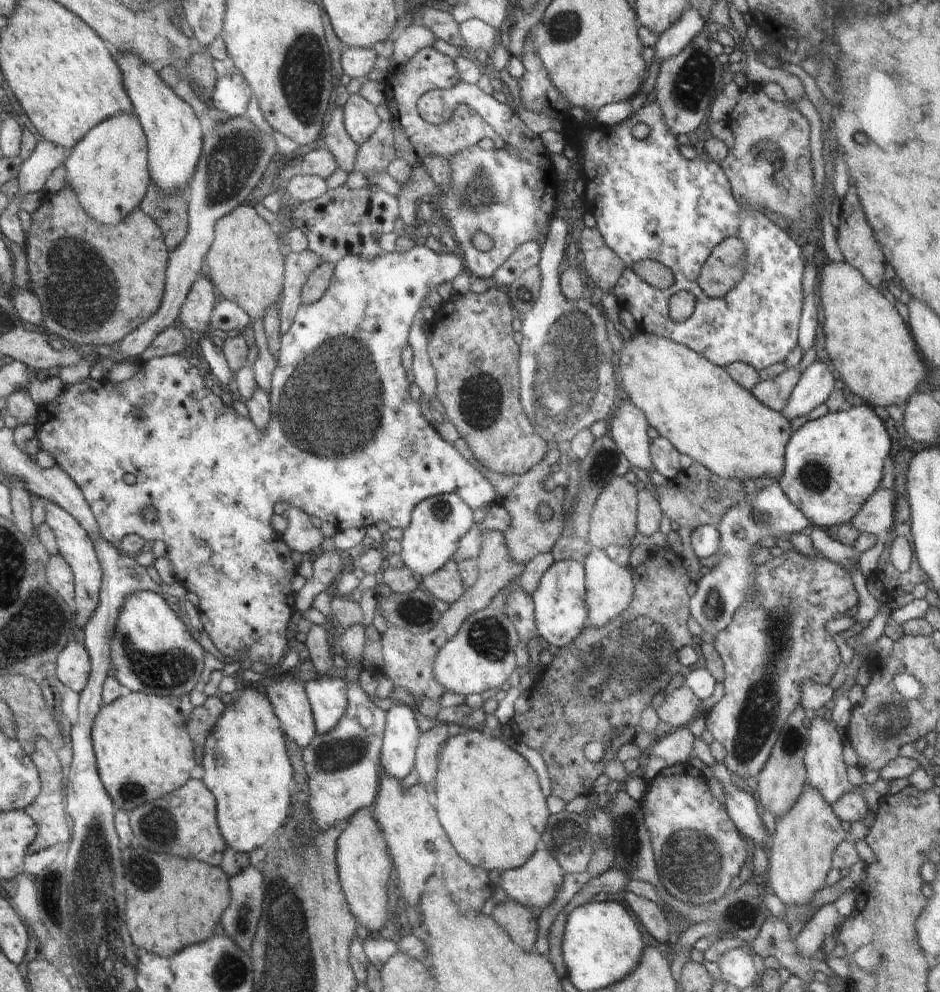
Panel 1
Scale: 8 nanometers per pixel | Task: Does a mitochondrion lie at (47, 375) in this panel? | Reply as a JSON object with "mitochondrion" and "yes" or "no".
{"mitochondrion":"no"}

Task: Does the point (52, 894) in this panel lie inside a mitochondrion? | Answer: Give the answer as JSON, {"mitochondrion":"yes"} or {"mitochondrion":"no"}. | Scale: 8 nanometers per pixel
{"mitochondrion":"yes"}

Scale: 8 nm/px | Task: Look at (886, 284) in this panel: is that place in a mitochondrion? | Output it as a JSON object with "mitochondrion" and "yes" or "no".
{"mitochondrion":"no"}

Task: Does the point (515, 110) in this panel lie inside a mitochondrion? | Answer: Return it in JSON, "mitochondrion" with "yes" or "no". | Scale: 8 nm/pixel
{"mitochondrion":"no"}

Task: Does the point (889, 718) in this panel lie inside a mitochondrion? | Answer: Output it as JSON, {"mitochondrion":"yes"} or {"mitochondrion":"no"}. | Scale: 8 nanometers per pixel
{"mitochondrion":"yes"}

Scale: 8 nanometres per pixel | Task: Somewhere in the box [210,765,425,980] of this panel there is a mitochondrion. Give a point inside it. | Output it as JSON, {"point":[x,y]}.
{"point":[249,907]}

